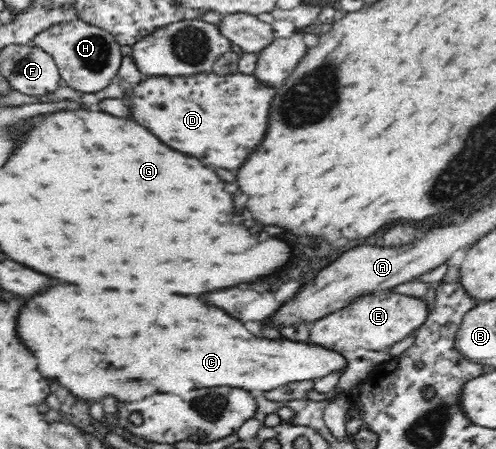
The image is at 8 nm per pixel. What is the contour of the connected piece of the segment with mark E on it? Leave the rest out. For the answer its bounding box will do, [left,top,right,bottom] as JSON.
[309,291,430,403]

